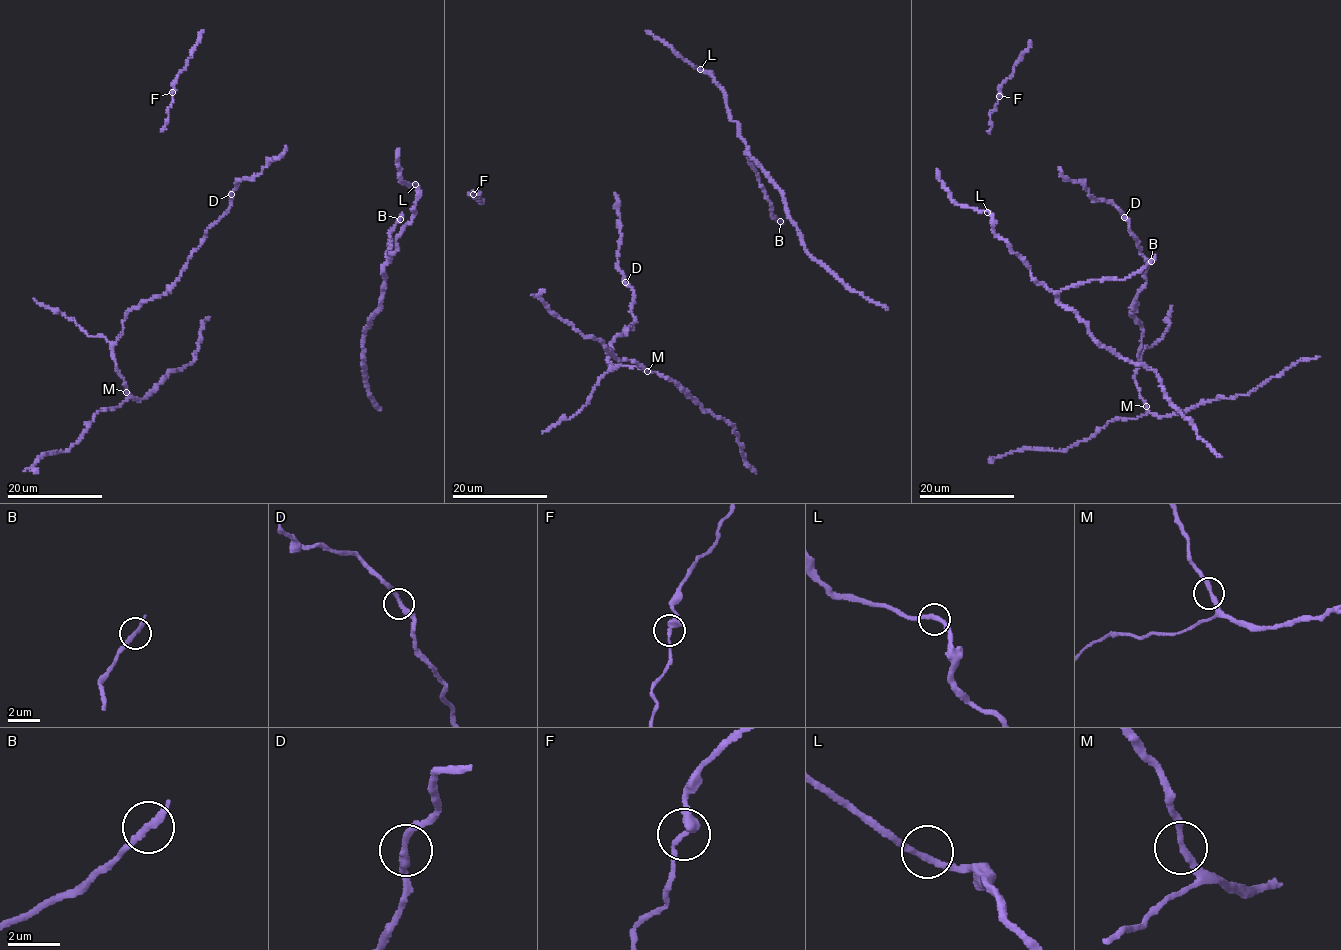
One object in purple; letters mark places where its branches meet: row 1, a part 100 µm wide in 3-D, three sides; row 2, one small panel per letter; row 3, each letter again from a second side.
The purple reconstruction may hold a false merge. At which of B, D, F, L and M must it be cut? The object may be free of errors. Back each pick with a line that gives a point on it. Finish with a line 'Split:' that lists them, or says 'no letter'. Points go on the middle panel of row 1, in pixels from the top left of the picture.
F: at (473, 194)
Split: F

